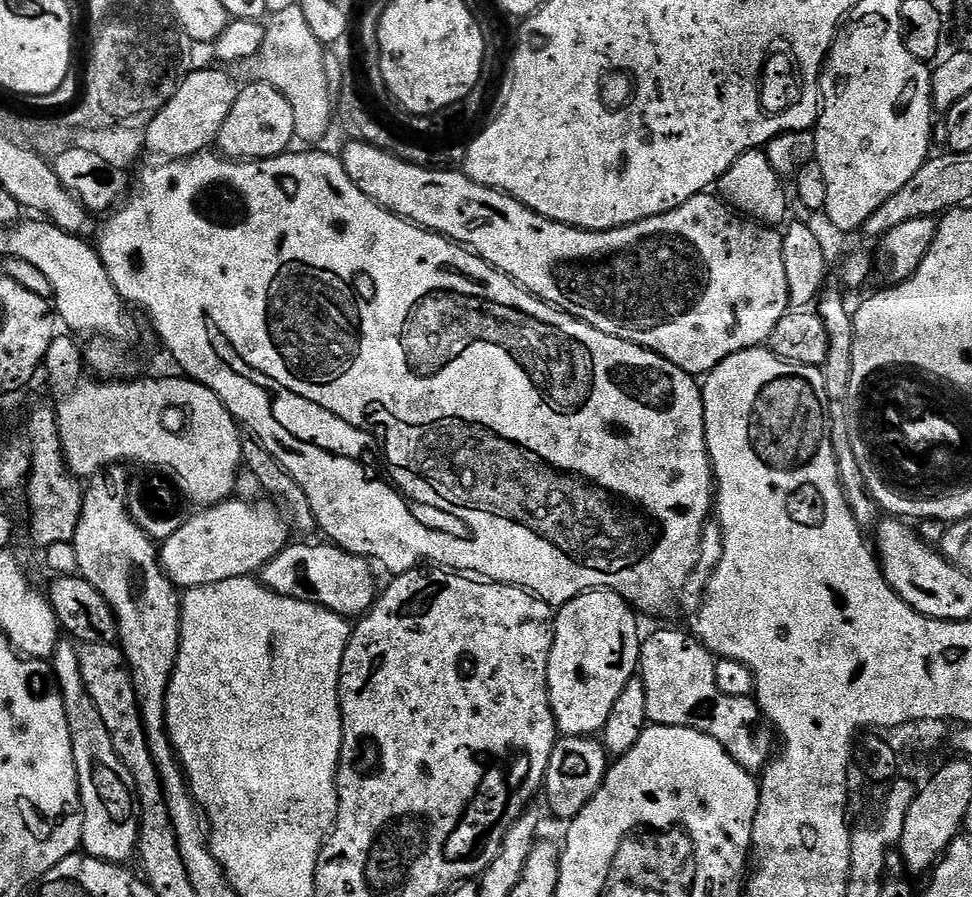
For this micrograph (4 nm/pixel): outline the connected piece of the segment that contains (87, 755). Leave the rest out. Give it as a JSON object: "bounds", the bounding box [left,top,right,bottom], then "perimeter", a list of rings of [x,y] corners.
{"bounds":[62,682,140,865],"perimeter":[[[73,682],[68,689],[63,689],[62,695],[66,722],[70,726],[74,766],[78,770],[80,783],[80,839],[83,851],[100,860],[109,860],[111,864],[127,865],[128,859],[137,855],[136,843],[140,837],[132,775],[124,769],[118,754],[114,754],[114,745],[110,742],[110,734],[106,734],[106,725],[98,714],[98,706],[94,706],[94,698],[90,698],[84,685]]]}

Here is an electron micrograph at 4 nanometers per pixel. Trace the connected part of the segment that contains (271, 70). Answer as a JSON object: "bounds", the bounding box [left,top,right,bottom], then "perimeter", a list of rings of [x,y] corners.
{"bounds":[252,4,334,146],"perimeter":[[[290,4],[274,12],[271,20],[265,29],[263,48],[252,61],[256,67],[255,77],[274,86],[287,98],[295,116],[296,140],[303,141],[306,146],[315,146],[332,125],[334,116],[334,102],[324,71],[325,47],[306,22],[301,5]]]}

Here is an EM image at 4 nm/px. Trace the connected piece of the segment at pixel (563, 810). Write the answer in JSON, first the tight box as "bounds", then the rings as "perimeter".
{"bounds":[542,736,609,822],"perimeter":[[[564,736],[557,739],[542,789],[542,796],[548,799],[549,810],[563,822],[571,822],[604,784],[609,767],[609,752],[599,739],[590,736]]]}

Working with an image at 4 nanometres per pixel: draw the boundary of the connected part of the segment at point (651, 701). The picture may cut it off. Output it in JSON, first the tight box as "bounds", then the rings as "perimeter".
{"bounds":[638,628,778,774],"perimeter":[[[664,628],[640,645],[640,666],[638,676],[644,680],[646,688],[646,714],[652,724],[674,726],[675,728],[696,728],[714,738],[745,770],[753,774],[763,773],[773,759],[772,747],[777,747],[778,736],[764,716],[760,705],[752,696],[734,698],[722,694],[716,681],[716,660],[713,653],[704,647],[695,635],[687,636],[684,632],[675,632]]]}

